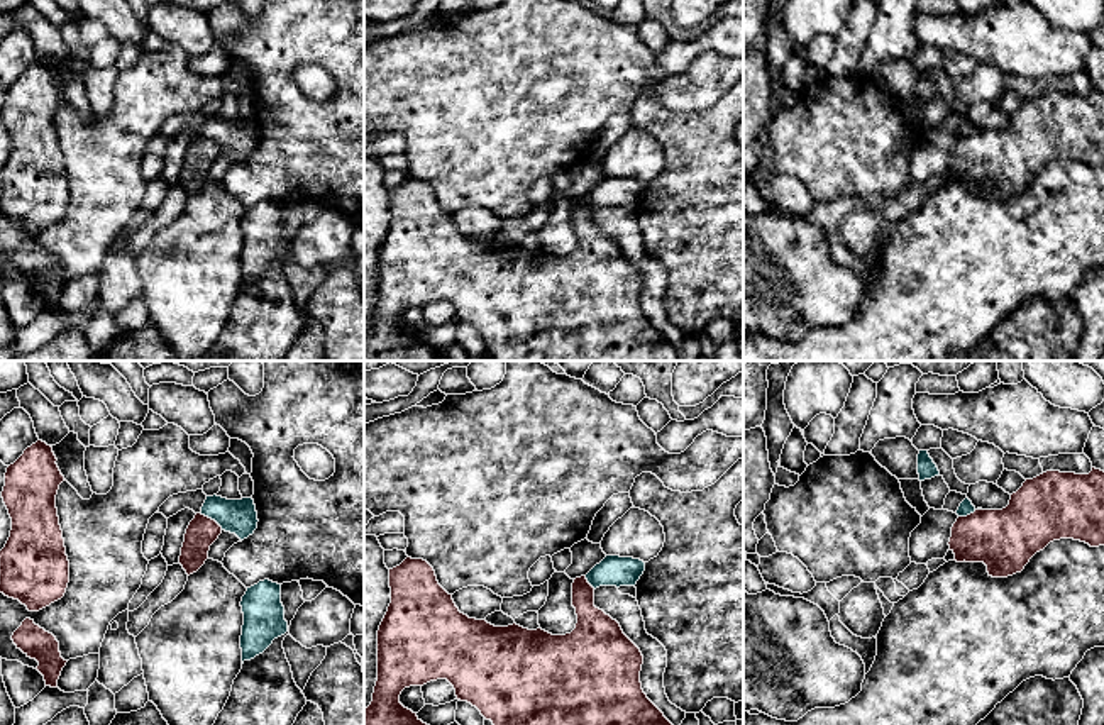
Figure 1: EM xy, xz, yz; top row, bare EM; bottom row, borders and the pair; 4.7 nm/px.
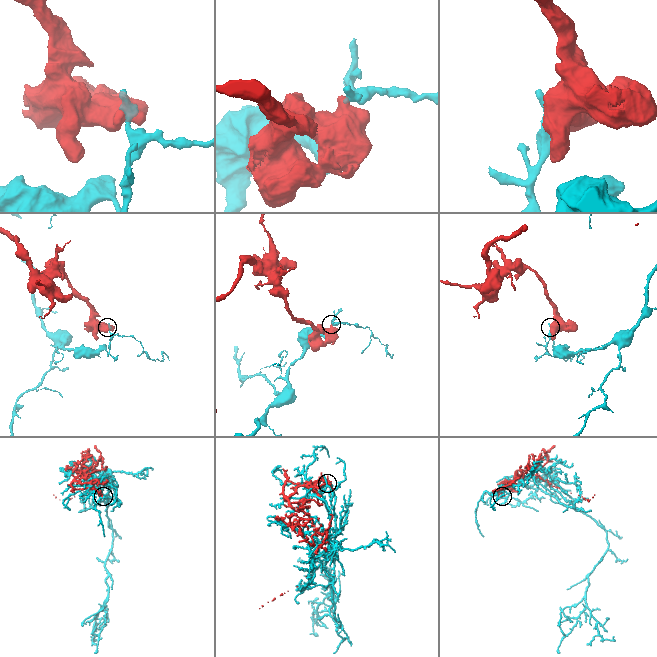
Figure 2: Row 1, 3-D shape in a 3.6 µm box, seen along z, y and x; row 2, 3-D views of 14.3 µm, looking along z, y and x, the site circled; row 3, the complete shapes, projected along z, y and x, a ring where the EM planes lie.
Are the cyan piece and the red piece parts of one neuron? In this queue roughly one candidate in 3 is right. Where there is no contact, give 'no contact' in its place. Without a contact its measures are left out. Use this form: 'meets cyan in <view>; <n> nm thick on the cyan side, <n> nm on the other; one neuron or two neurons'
meets cyan in xy; 170 nm thick on the cyan side, 150 nm on the other; two neurons

